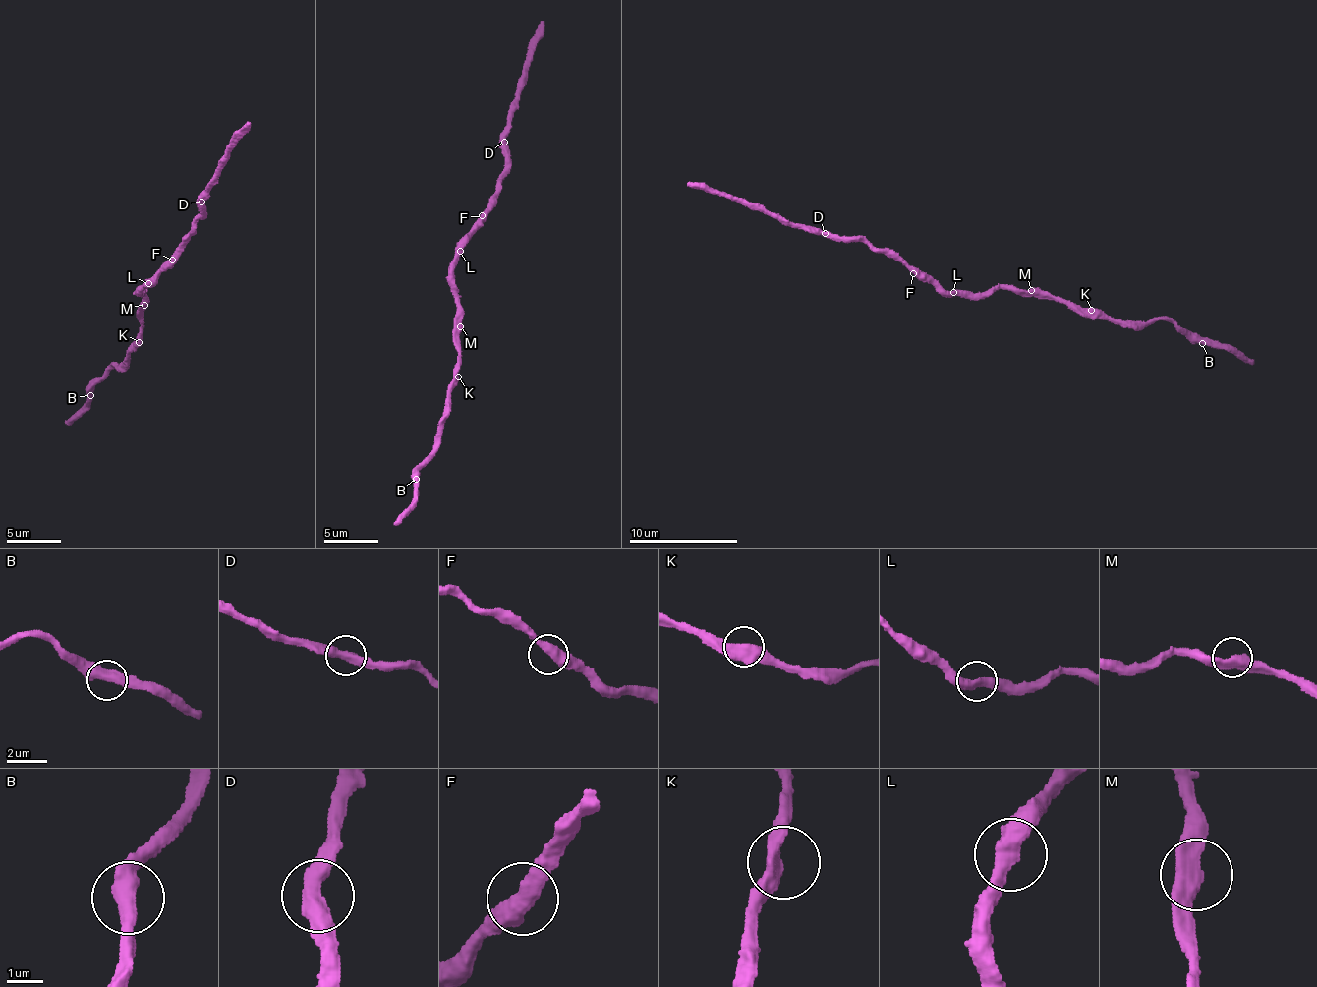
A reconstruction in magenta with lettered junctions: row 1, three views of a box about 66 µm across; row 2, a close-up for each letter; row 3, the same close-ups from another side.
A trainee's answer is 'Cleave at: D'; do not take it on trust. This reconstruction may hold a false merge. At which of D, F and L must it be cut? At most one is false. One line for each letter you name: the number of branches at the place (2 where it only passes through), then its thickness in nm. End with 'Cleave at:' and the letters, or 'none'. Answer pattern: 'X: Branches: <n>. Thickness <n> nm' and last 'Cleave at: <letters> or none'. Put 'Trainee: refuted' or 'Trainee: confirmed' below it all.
Cleave at: none
Trainee: refuted

